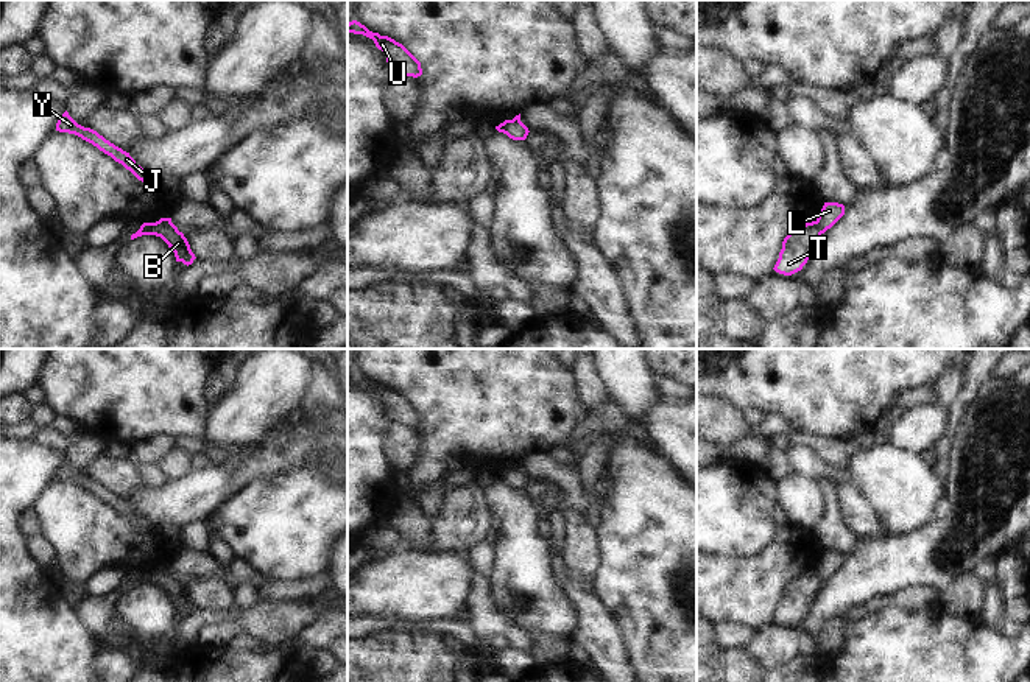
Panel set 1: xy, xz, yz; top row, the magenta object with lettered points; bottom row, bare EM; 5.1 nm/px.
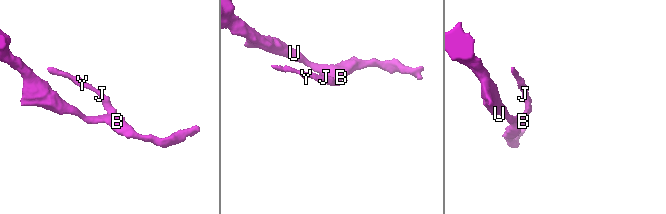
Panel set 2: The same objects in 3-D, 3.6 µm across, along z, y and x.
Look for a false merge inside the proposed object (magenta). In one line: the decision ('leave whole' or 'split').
split

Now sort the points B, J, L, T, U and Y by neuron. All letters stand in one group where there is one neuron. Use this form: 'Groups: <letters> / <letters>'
Groups: B T U / J L Y.

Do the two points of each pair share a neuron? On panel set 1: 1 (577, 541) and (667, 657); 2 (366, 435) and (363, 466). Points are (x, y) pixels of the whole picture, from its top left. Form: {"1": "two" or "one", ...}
{"1": "two", "2": "one"}

